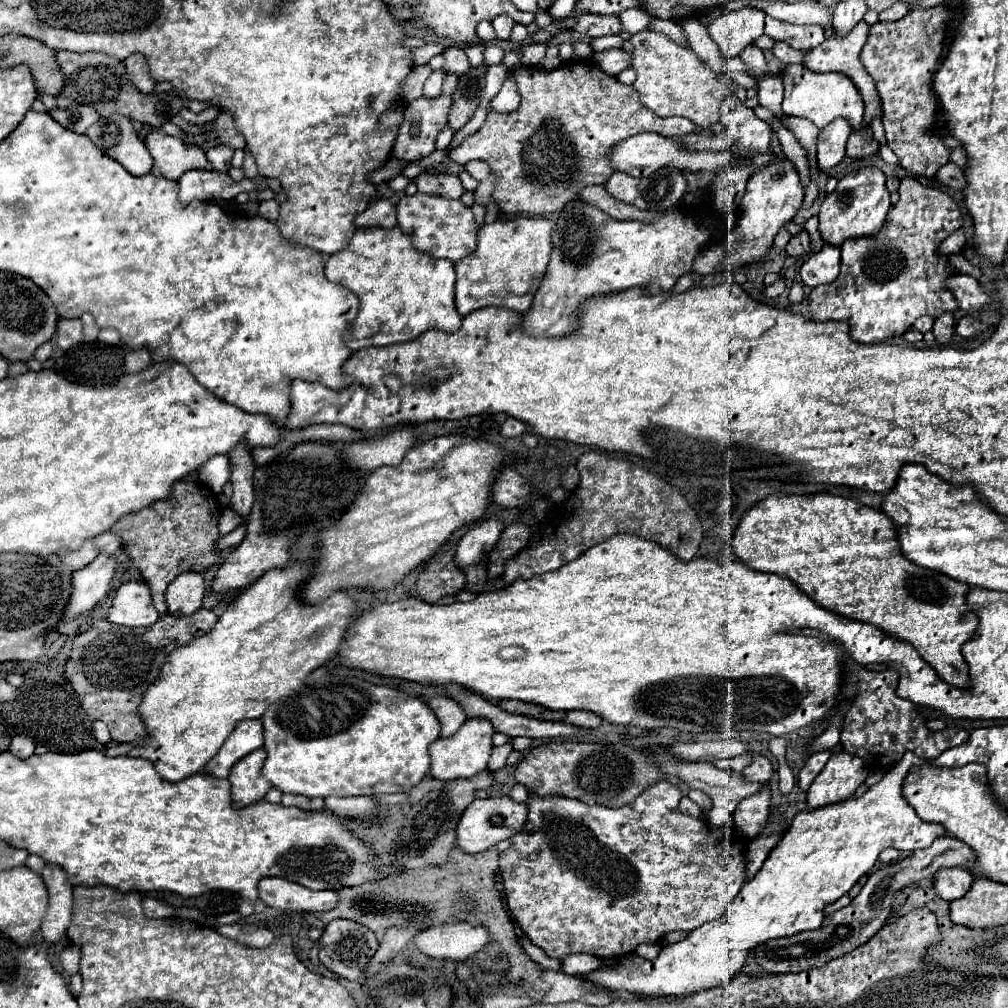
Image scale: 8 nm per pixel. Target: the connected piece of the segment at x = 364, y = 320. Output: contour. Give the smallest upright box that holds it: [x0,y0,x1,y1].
[325,227,461,351]

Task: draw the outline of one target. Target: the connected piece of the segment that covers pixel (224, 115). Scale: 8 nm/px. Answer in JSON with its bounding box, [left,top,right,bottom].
[213,111,245,149]

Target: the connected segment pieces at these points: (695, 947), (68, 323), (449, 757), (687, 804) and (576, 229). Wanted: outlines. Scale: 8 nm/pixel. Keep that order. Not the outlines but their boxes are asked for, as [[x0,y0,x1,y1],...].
[[585,753,945,997],[57,319,83,351],[429,719,493,781],[679,797,703,819],[523,199,713,337]]

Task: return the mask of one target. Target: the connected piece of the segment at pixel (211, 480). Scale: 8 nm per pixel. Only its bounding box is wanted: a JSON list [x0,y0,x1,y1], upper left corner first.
[199,455,231,495]

